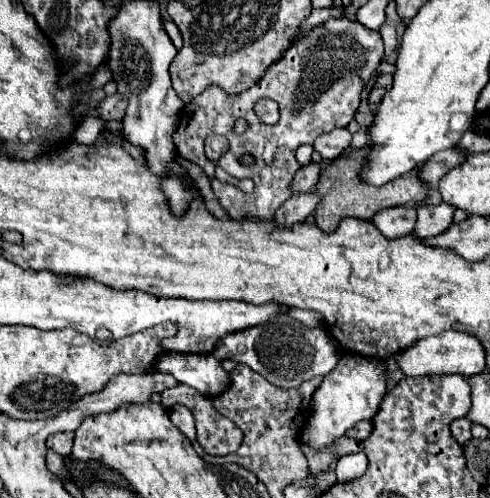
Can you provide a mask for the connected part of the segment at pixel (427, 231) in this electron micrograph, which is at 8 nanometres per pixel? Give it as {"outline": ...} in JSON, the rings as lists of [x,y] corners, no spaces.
{"outline":[[[439,204],[437,208],[419,208],[415,234],[419,238],[429,238],[445,232],[445,228],[449,228],[453,222],[453,212],[455,208],[449,208],[449,204]]]}

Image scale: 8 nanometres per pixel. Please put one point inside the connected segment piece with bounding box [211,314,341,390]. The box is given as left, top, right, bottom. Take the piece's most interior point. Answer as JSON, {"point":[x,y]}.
{"point":[284,351]}

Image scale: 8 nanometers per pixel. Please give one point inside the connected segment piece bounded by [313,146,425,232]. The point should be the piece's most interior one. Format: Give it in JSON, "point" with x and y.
{"point":[342,195]}

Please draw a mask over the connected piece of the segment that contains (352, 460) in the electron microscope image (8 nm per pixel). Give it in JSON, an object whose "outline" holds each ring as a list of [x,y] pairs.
{"outline":[[[355,452],[355,454],[349,454],[349,456],[341,456],[337,460],[337,468],[335,468],[337,482],[355,480],[365,472],[365,468],[367,468],[365,452]]]}

